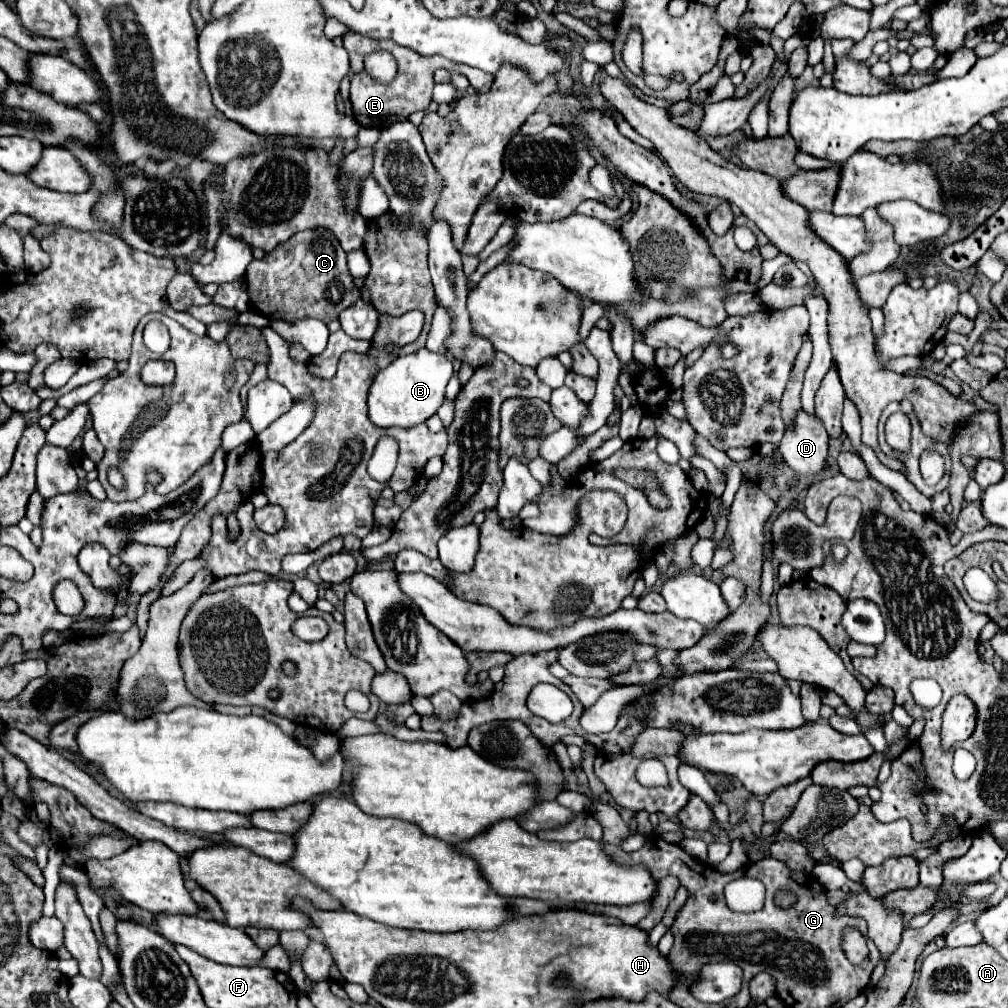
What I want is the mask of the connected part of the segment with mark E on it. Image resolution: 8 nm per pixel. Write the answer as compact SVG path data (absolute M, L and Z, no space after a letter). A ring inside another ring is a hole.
M347 33L343 35L343 47L347 51L355 51L359 55L369 55L373 51L389 51L395 61L397 61L397 75L389 85L383 85L365 72L352 75L350 79L349 100L353 105L353 117L359 125L363 127L375 127L375 129L385 129L385 125L393 125L397 121L407 119L411 113L415 111L425 111L431 103L431 93L433 93L433 71L439 67L445 69L455 69L459 73L463 73L471 87L477 89L477 93L487 93L491 89L493 77L481 69L473 69L469 65L461 65L455 61L449 61L441 55L433 55L433 57L421 57L419 53L413 53L413 49L401 47L395 41L377 41L377 39L369 39L369 37L361 37L359 33Z

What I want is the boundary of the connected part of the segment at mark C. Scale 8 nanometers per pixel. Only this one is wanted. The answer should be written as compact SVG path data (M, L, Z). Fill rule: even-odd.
M329 229L301 231L277 245L277 249L267 253L261 261L255 259L247 269L247 293L251 309L271 321L287 323L309 317L329 323L357 299L357 287L347 267L347 255Z

